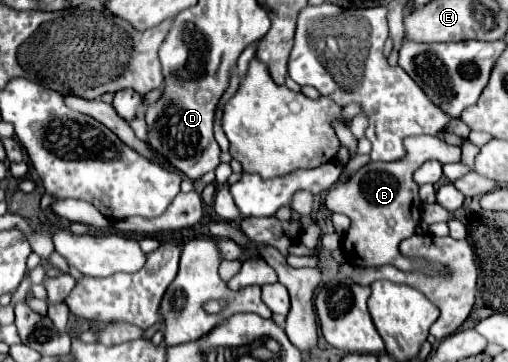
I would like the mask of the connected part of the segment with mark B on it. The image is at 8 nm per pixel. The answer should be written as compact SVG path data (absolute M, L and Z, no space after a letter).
M433 135L407 137L403 145L407 151L403 159L391 163L371 161L355 171L345 185L333 187L325 197L325 205L329 211L343 213L351 219L351 227L343 237L343 251L353 265L395 265L397 269L409 271L411 261L399 253L399 243L411 237L421 221L421 199L417 193L417 183L413 181L413 171L429 159L437 159L441 163L453 163L461 159L461 151L457 145L447 145Z

